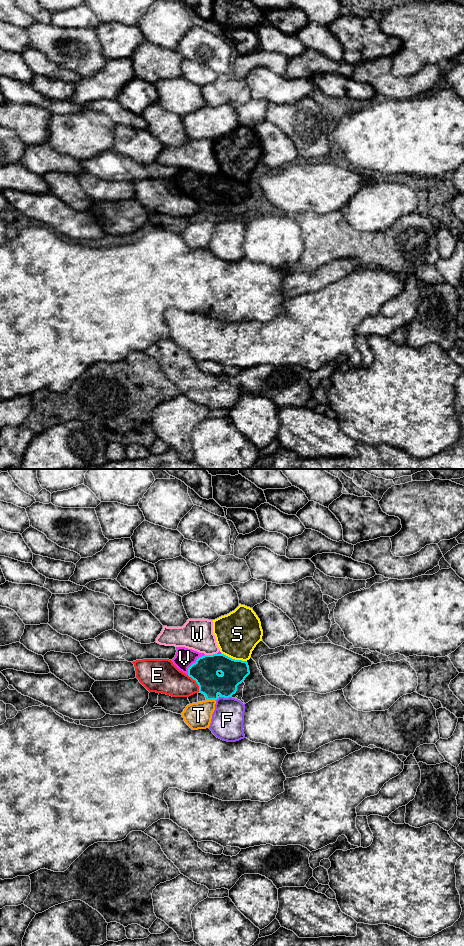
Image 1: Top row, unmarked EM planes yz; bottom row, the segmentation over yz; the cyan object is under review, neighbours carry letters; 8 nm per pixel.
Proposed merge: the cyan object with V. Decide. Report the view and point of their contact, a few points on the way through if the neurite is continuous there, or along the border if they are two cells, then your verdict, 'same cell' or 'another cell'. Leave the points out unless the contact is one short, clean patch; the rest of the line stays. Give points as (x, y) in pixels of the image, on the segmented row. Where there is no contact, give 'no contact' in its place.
meets cyan in yz at (193, 663); same cell

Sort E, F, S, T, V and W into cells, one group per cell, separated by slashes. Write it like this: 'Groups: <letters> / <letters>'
Groups: E / F / S / T / V / W

